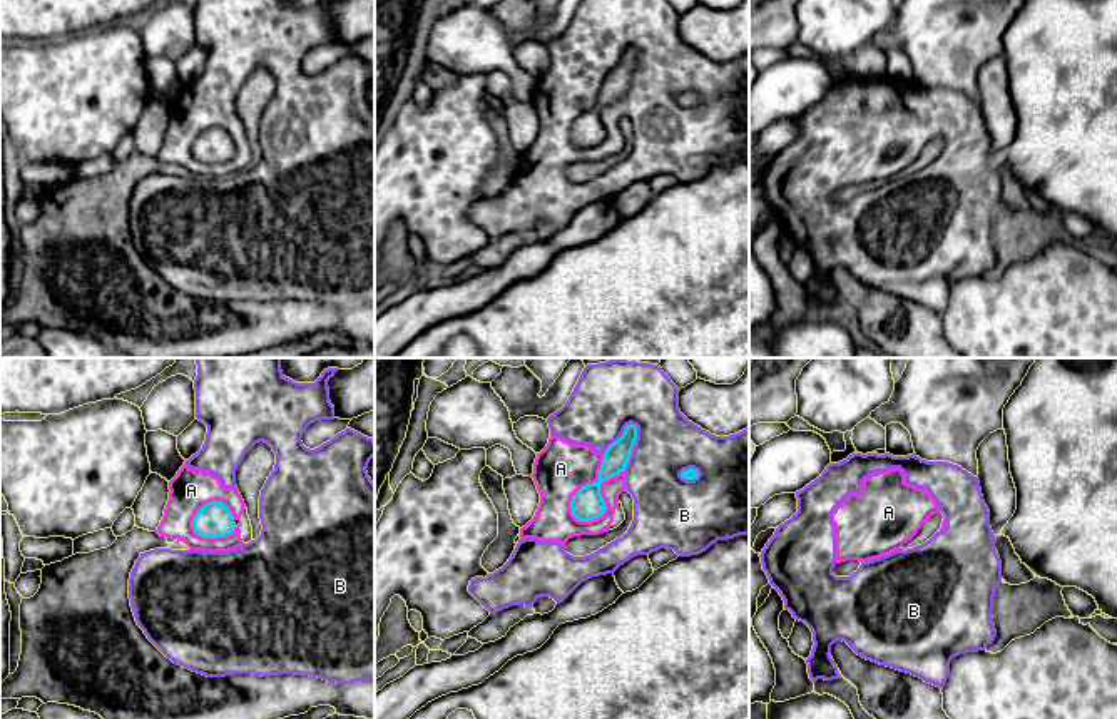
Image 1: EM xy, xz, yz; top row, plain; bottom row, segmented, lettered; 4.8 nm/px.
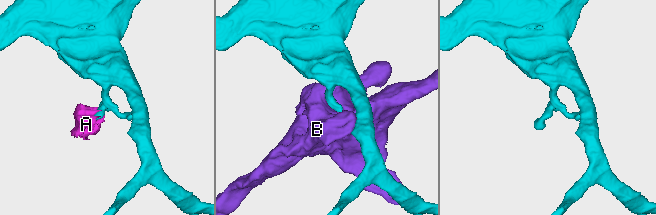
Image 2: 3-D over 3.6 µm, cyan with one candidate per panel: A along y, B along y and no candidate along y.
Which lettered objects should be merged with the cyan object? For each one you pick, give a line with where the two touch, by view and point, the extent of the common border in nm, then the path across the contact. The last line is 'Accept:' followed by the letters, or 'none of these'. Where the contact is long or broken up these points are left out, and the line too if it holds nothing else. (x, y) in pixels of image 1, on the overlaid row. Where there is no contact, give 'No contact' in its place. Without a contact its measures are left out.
Accept: none of these

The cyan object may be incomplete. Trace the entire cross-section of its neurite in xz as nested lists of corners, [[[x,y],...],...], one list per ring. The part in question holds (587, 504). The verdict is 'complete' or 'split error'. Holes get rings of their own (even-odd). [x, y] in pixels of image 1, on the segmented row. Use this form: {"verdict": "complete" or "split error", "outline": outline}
{"verdict": "complete", "outline": [[[630,423],[625,426],[622,436],[605,450],[599,480],[582,487],[572,497],[570,510],[577,520],[592,522],[605,513],[607,507],[600,495],[600,483],[625,472],[635,440],[637,426]]]}

